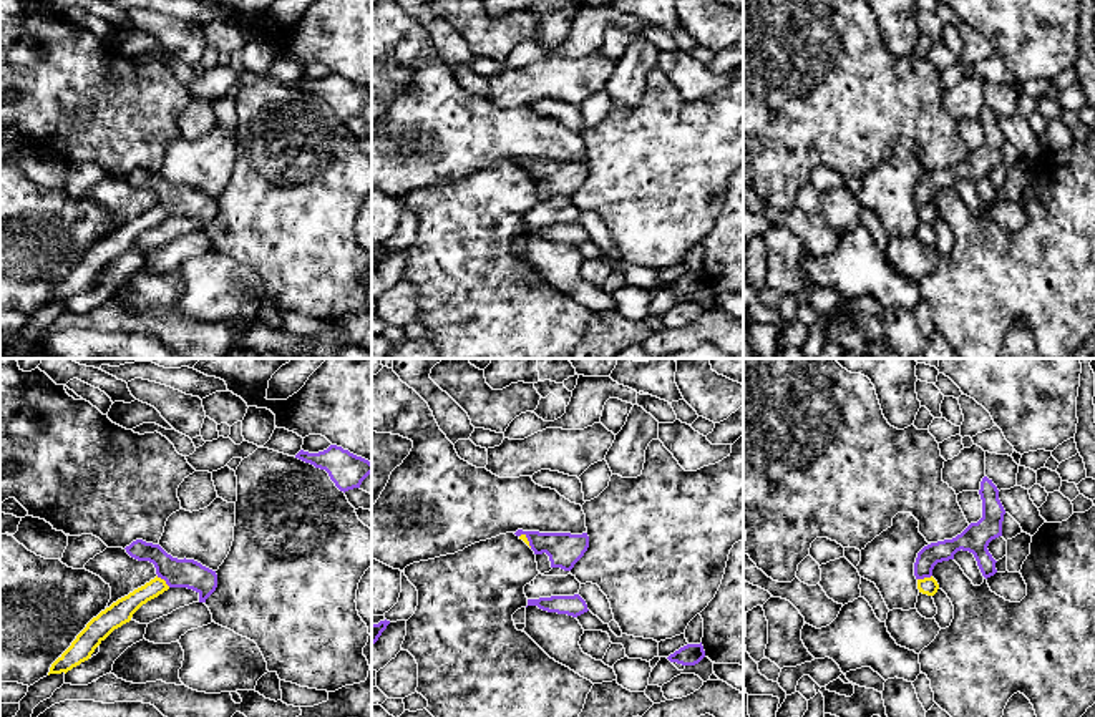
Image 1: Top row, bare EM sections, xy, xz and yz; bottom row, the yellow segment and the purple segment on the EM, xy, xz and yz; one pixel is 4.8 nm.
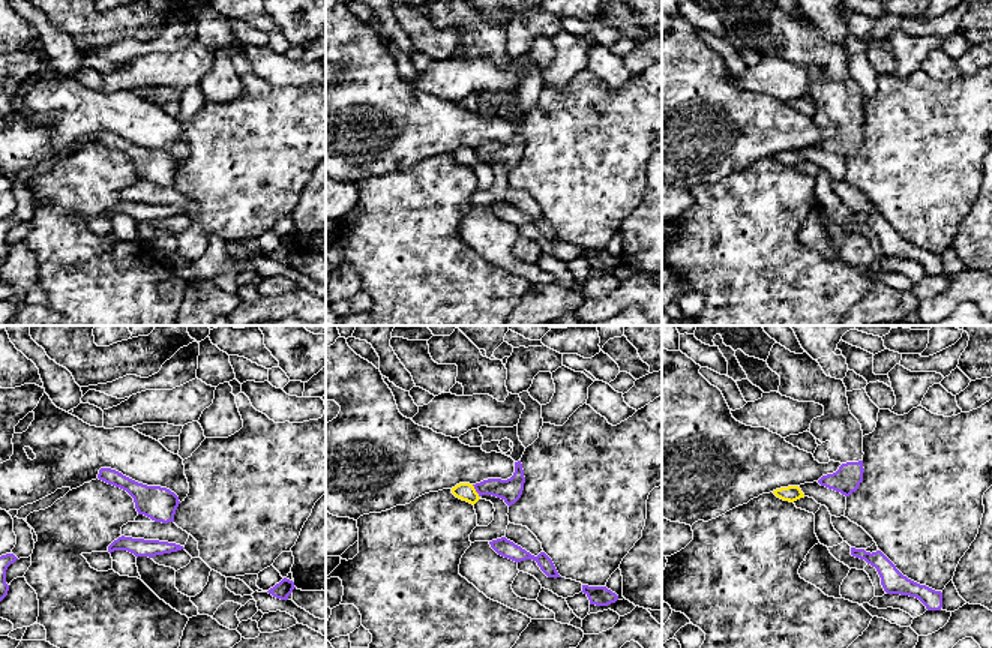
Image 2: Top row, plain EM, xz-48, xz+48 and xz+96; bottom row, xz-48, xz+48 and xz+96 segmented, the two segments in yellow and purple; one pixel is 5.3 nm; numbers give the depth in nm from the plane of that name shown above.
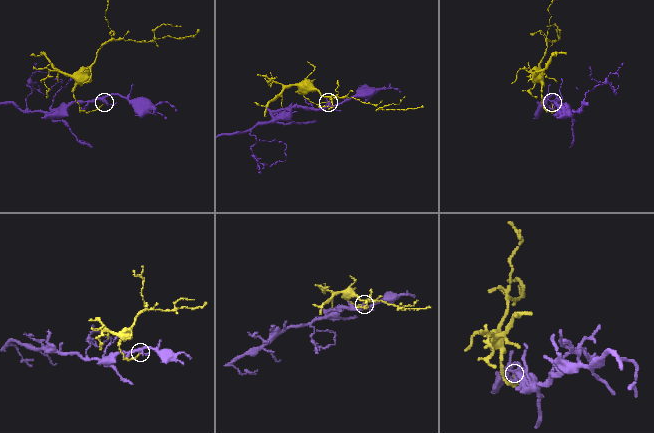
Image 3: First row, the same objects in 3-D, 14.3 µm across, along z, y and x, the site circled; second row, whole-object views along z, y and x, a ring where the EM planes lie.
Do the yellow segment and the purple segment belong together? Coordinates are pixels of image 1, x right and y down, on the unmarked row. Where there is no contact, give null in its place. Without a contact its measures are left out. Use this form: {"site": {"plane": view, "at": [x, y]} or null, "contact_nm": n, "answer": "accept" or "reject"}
{"site": {"plane": "xy", "at": [163, 208]}, "contact_nm": 90, "answer": "reject"}

